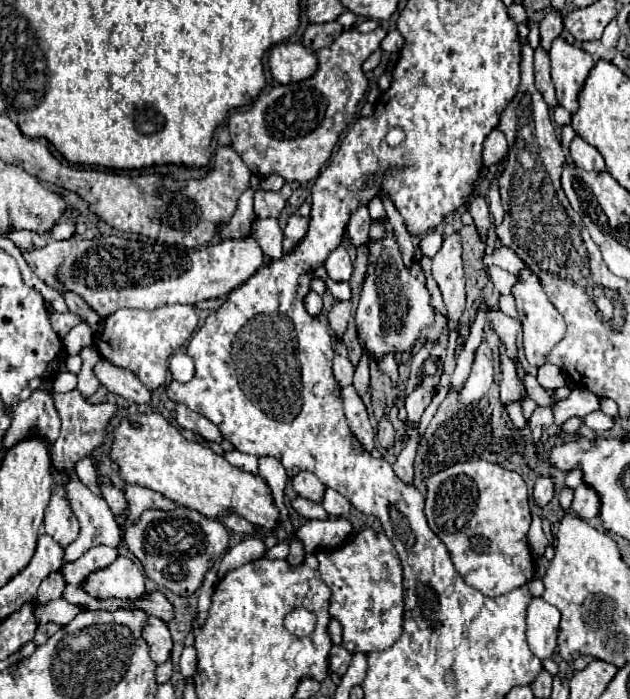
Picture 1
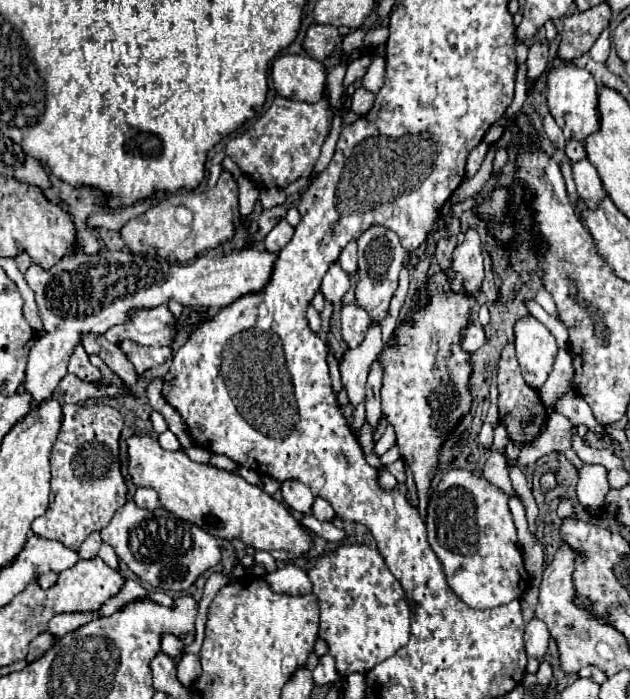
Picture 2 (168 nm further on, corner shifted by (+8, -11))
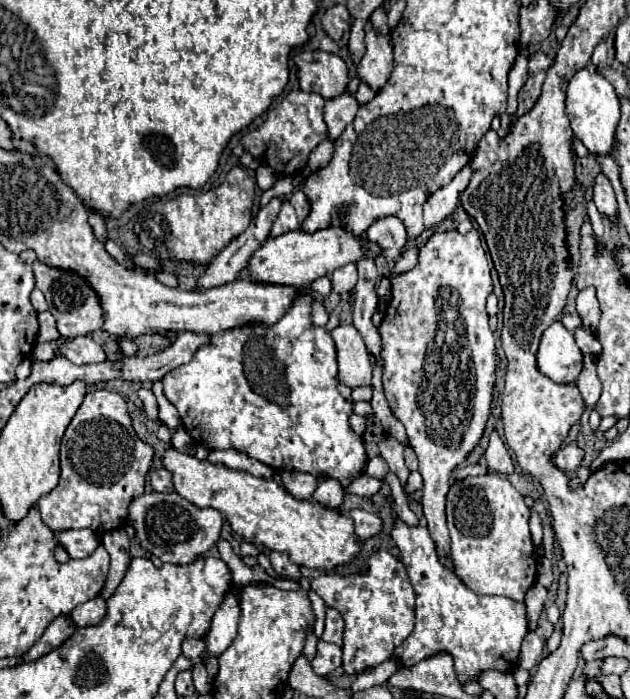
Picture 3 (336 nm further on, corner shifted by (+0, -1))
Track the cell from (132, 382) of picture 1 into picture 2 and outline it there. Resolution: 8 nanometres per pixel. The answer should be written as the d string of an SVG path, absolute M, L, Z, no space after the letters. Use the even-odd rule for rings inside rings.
M77 346L75 352L71 354L67 371L75 374L75 376L81 378L81 380L87 380L87 382L95 382L95 380L101 378L99 368L95 368L95 366L89 362L89 354L85 352L83 346Z

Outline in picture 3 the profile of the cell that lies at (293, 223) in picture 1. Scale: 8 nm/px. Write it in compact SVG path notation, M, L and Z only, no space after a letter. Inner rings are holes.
M283 202L281 212L279 212L277 220L273 222L271 236L281 236L281 234L291 232L291 230L299 230L299 220L297 220L297 214L295 214L293 206L289 202Z

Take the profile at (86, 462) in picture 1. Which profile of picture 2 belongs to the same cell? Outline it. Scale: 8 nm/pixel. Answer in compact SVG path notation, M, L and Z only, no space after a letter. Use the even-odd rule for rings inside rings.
M93 532L93 534L81 544L81 548L79 548L79 556L81 556L83 560L87 560L87 558L95 558L97 552L99 552L101 542L103 542L103 540L101 540L99 532Z

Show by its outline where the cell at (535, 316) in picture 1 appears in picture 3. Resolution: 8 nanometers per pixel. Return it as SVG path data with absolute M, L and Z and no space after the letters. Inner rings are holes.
M555 320L541 336L537 350L537 368L557 384L575 382L583 366L583 354L577 348L573 334Z

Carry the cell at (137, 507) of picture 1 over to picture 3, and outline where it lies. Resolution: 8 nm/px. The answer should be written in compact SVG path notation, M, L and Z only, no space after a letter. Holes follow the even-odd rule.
M159 468L159 470L153 470L151 472L151 488L155 492L173 492L173 484L171 484L171 474L165 470L165 468Z

